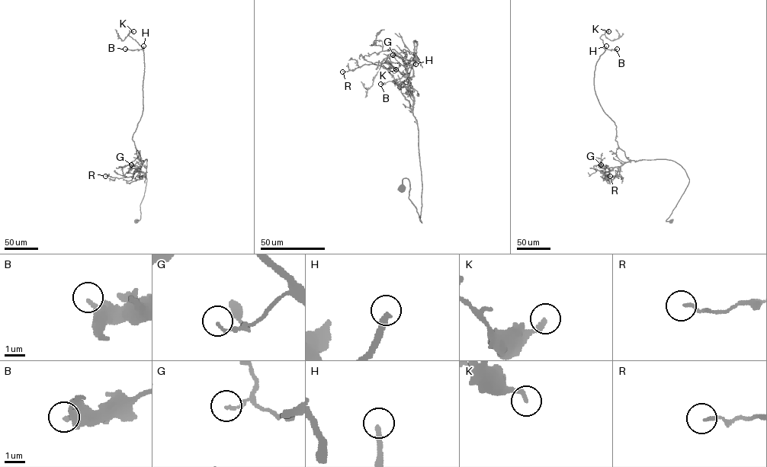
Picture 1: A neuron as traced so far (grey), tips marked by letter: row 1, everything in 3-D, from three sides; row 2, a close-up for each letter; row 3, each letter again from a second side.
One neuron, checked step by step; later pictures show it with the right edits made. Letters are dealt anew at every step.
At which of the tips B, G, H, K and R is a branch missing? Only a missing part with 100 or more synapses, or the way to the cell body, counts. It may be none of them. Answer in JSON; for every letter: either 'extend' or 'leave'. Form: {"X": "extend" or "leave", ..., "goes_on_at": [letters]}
{"B": "leave", "G": "leave", "H": "extend", "K": "leave", "R": "leave", "goes_on_at": ["H"]}

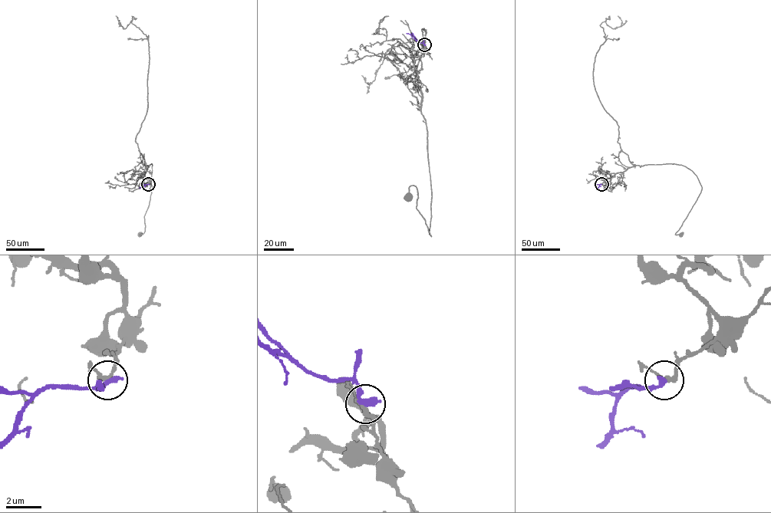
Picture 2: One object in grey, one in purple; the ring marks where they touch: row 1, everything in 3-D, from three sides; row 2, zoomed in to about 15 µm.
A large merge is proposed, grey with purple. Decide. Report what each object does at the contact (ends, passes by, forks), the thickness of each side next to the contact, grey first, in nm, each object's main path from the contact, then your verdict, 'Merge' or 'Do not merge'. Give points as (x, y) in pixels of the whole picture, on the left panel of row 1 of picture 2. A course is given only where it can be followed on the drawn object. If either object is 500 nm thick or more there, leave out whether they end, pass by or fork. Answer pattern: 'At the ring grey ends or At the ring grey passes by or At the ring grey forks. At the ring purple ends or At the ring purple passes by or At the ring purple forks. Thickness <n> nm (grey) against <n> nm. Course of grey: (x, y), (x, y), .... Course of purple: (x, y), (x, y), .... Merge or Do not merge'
At the ring grey passes by. At the ring purple ends. Thickness 240 nm (grey) against 320 nm. Course of grey: (148, 184), (143, 174), (152, 164), (151, 193), (145, 231), (140, 235). Course of purple: (148, 184), (139, 188). Do not merge

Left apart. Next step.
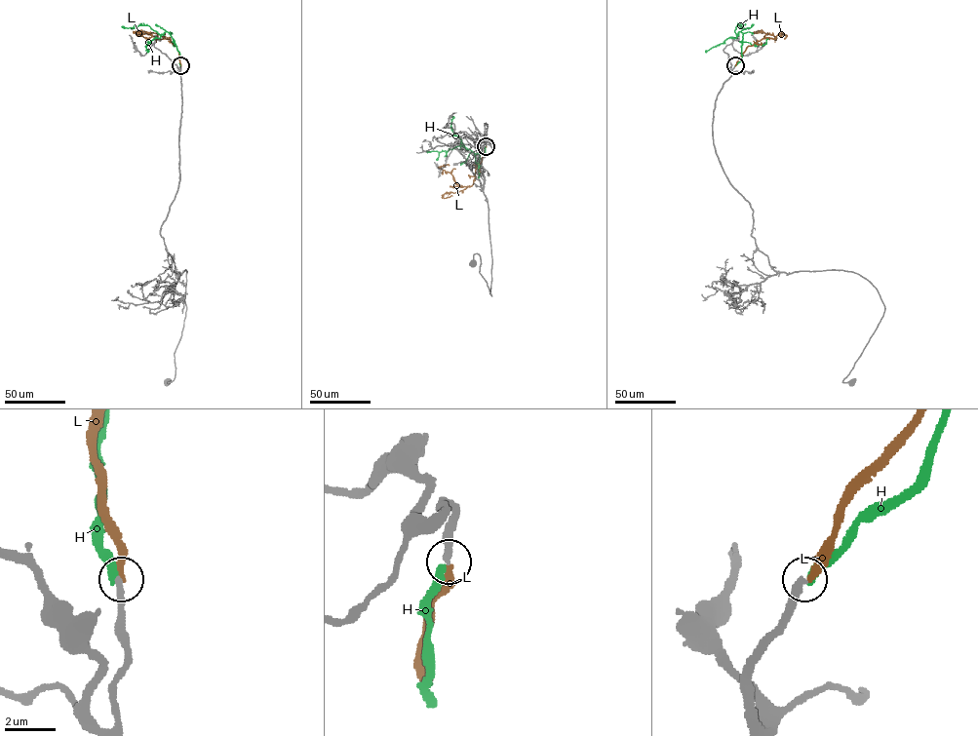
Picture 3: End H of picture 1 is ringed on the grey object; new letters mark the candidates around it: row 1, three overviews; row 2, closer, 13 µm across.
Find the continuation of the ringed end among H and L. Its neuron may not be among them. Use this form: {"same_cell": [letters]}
{"same_cell": ["L"]}

